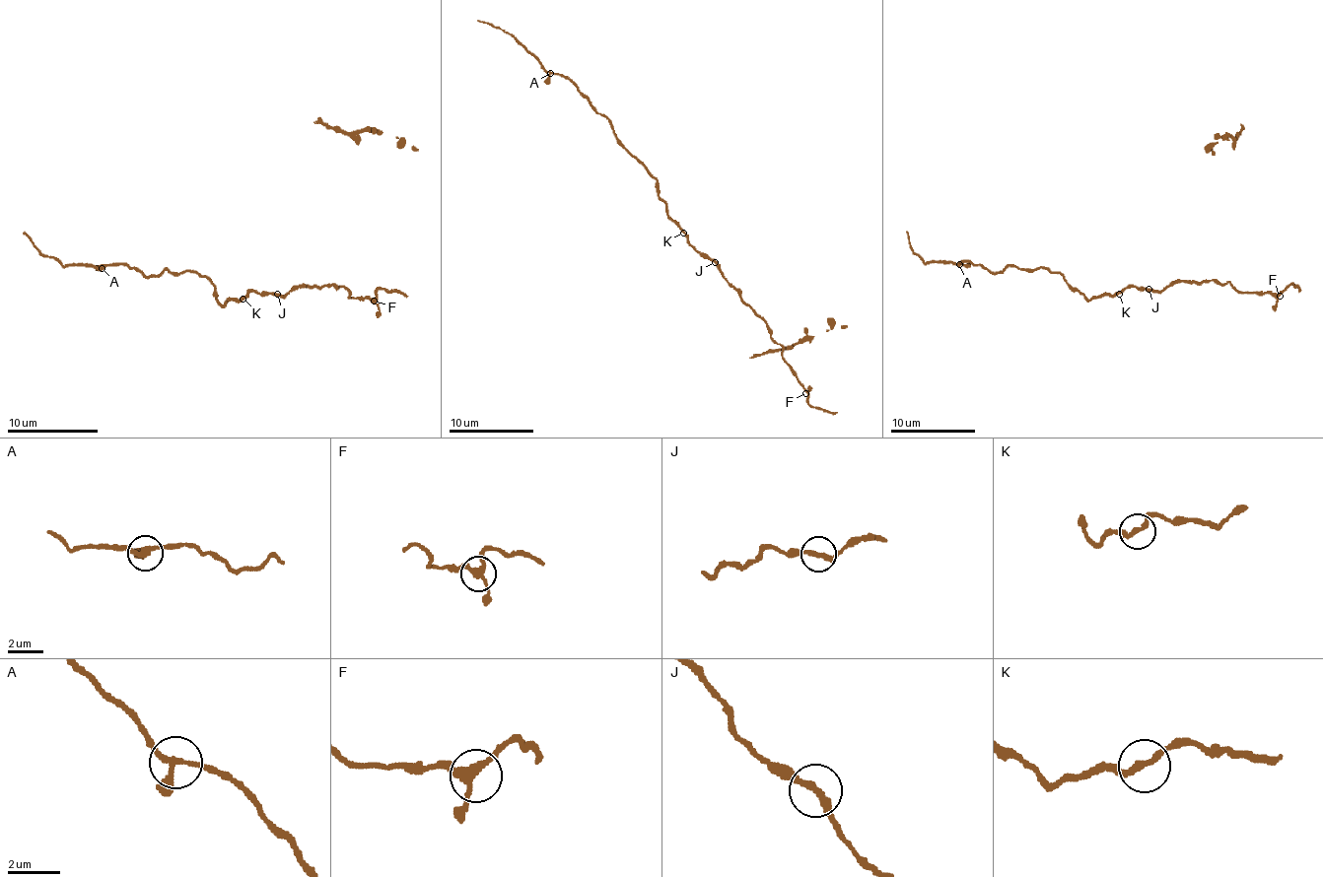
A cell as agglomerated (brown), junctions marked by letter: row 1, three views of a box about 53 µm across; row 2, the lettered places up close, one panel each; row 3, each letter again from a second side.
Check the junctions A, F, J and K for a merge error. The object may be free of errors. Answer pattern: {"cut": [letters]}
{"cut": []}

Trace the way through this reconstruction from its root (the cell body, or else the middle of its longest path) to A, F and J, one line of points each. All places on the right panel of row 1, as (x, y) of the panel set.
A: (1116, 292), (1086, 300), (1062, 274), (1047, 268), (1023, 270), (1007, 266), (992, 272), (970, 262), (960, 264)
F: (1116, 292), (1127, 287), (1163, 292), (1178, 281), (1218, 281), (1228, 283), (1239, 292), (1271, 292), (1280, 296)
J: (1116, 292), (1127, 287), (1148, 289)

